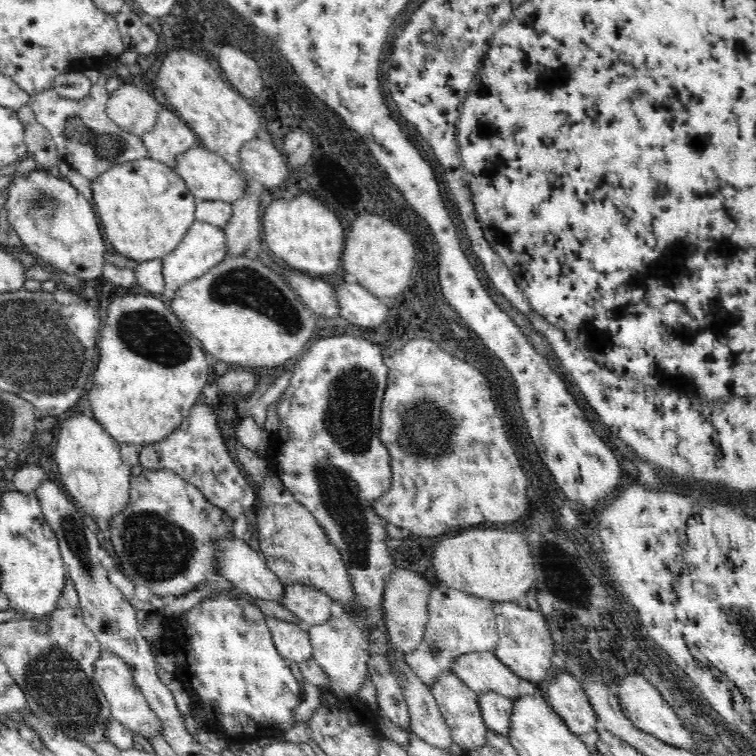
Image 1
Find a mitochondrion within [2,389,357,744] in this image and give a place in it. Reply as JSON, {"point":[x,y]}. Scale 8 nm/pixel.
{"point":[56,684]}

